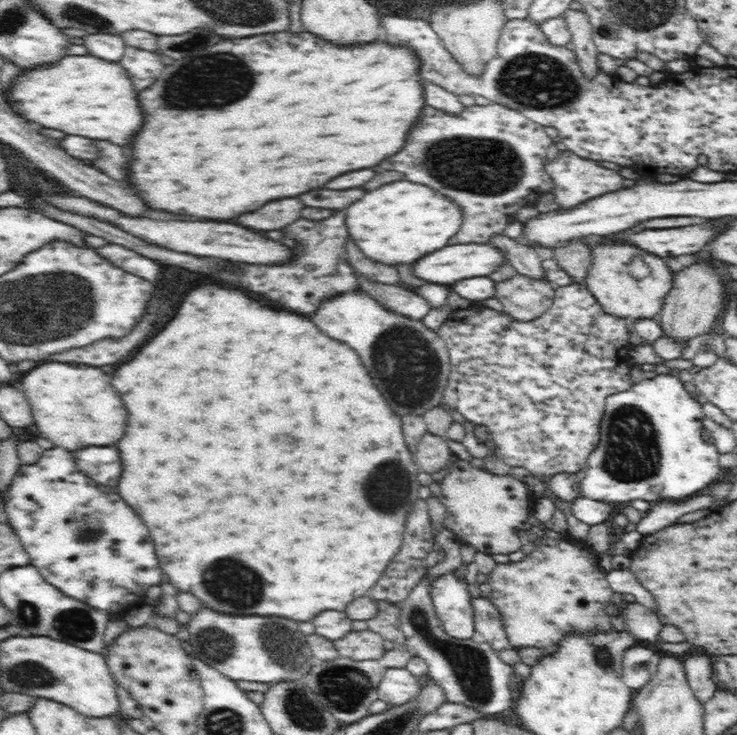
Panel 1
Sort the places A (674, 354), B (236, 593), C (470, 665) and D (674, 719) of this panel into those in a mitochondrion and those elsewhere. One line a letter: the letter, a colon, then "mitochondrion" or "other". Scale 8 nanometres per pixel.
A: other
B: mitochondrion
C: mitochondrion
D: other

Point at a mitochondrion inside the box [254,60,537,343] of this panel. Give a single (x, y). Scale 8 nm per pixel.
(485, 167)

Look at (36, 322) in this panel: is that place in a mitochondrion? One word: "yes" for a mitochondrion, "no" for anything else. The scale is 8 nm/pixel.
yes

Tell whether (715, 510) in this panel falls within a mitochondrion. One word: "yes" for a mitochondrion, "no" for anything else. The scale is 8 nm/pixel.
no

